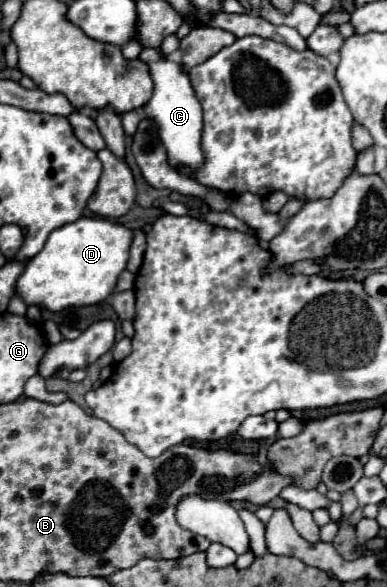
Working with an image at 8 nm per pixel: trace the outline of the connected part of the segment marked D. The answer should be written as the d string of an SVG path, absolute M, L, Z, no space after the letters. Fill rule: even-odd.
M80 217L70 225L62 225L50 233L44 249L30 259L26 271L18 279L18 293L24 297L26 303L42 305L50 311L62 311L66 307L82 307L82 305L96 305L108 299L114 293L116 281L120 273L126 269L130 257L134 231L124 227L122 223L112 223L102 217Z

